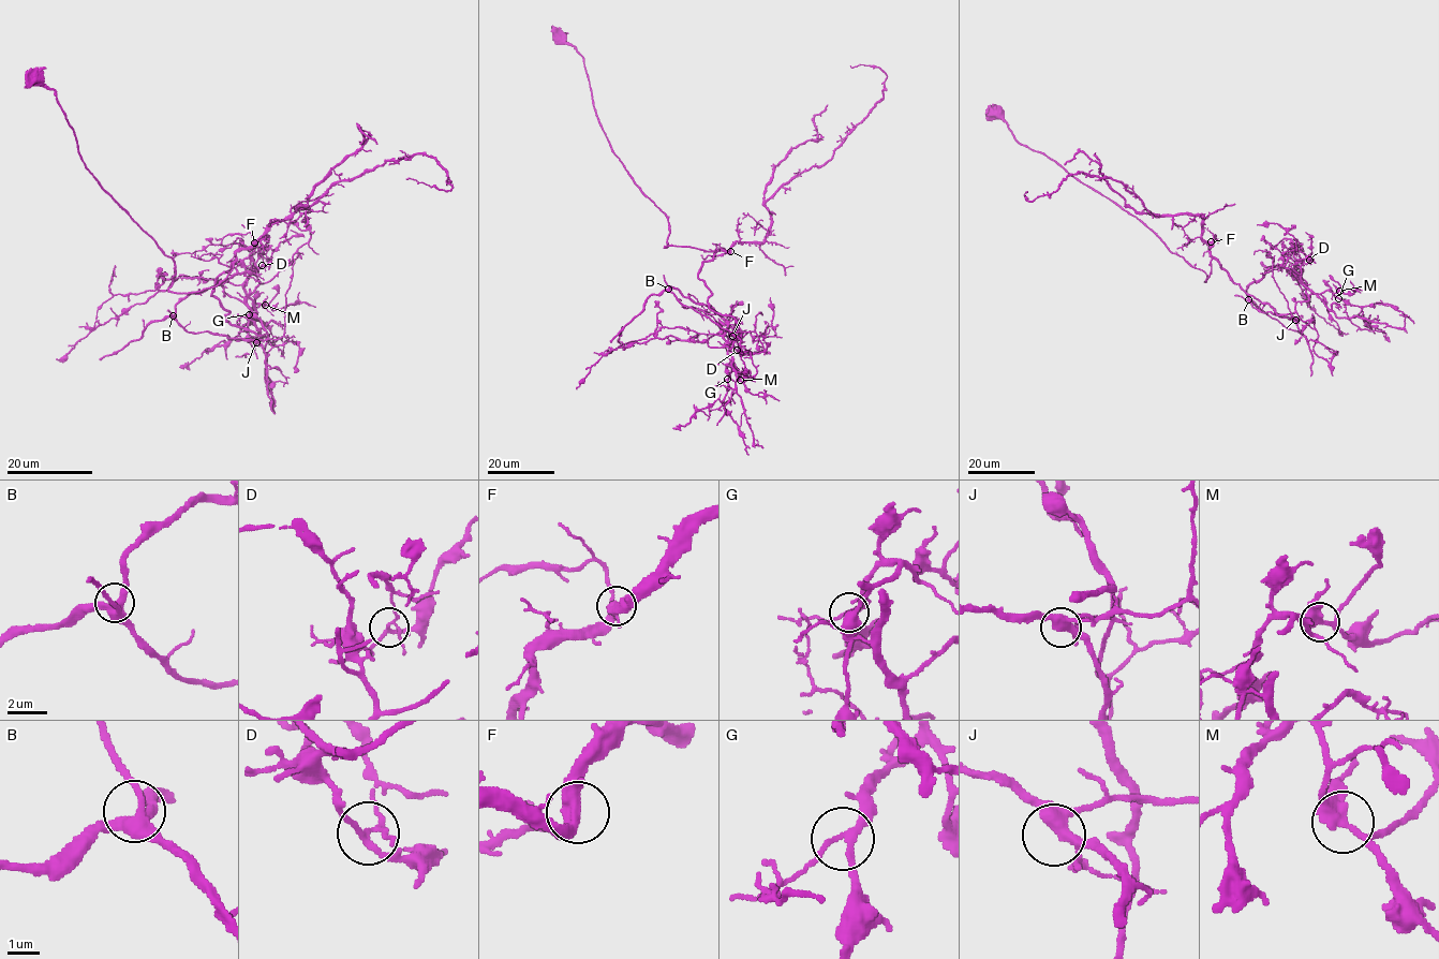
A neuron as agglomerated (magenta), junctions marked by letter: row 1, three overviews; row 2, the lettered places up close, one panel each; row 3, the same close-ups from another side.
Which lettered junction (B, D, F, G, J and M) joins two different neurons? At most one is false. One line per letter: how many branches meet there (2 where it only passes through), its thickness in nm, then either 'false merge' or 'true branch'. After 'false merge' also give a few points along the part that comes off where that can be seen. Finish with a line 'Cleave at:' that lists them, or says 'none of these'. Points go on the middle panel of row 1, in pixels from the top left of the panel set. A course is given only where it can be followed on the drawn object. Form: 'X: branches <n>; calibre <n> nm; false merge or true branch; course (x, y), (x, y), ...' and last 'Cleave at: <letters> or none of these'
B: branches 4; calibre 360 nm; true branch
D: branches 4; calibre 160 nm; false merge; course (737, 350), (732, 324), (669, 286), (682, 304), (735, 333), (754, 330), (755, 316), (762, 315)
F: branches 4; calibre 360 nm; true branch
G: branches 3; calibre 180 nm; true branch
J: branches 4; calibre 360 nm; true branch
M: branches 4; calibre 320 nm; true branch
Cleave at: D

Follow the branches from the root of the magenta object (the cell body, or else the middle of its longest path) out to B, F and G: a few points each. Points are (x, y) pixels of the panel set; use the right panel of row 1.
B: (998, 112), (1020, 143), (1141, 220), (1205, 281), (1215, 259), (1247, 293), (1292, 319), (1248, 299)
F: (998, 112), (1020, 143), (1043, 152), (1141, 220), (1171, 252), (1201, 269), (1205, 281), (1211, 270), (1211, 241)
G: (998, 112), (1020, 143), (1141, 220), (1205, 281), (1215, 259), (1278, 315), (1311, 294), (1338, 298)

